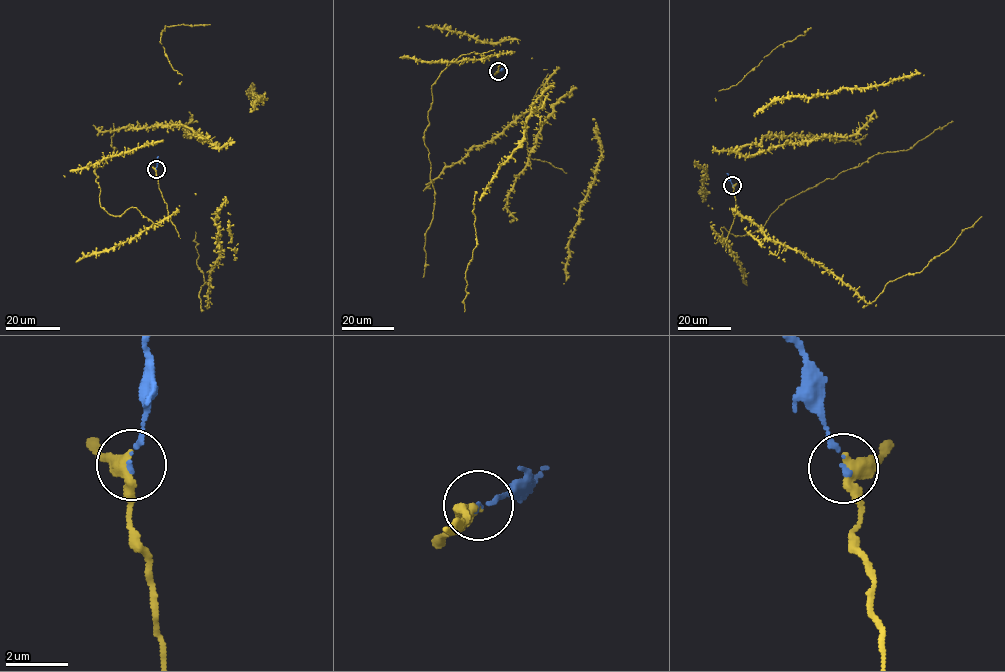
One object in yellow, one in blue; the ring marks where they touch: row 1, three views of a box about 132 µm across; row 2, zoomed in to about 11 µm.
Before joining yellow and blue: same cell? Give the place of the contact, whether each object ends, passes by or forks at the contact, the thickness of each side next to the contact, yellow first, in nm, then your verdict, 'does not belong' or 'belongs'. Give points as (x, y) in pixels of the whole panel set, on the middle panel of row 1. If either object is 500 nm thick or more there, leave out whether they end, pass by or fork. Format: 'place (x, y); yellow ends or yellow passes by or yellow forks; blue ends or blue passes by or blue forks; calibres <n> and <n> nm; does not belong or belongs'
place (498, 71); yellow passes by; blue ends; calibres 360 and 120 nm; belongs

